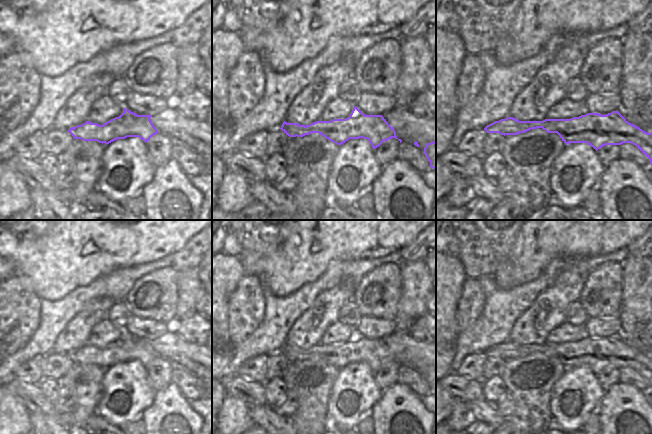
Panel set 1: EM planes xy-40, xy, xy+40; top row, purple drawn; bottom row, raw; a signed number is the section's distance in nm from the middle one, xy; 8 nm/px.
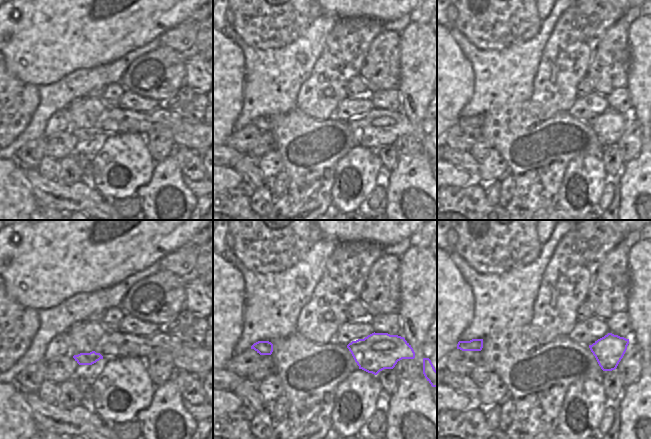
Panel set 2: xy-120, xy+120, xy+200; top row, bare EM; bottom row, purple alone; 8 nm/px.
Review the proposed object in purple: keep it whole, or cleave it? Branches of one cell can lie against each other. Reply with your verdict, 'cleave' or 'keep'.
keep

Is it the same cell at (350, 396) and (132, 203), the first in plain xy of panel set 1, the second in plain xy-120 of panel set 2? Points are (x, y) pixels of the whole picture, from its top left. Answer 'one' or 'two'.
two

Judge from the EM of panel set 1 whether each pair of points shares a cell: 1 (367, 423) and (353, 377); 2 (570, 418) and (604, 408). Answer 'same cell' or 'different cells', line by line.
1: different cells
2: different cells

